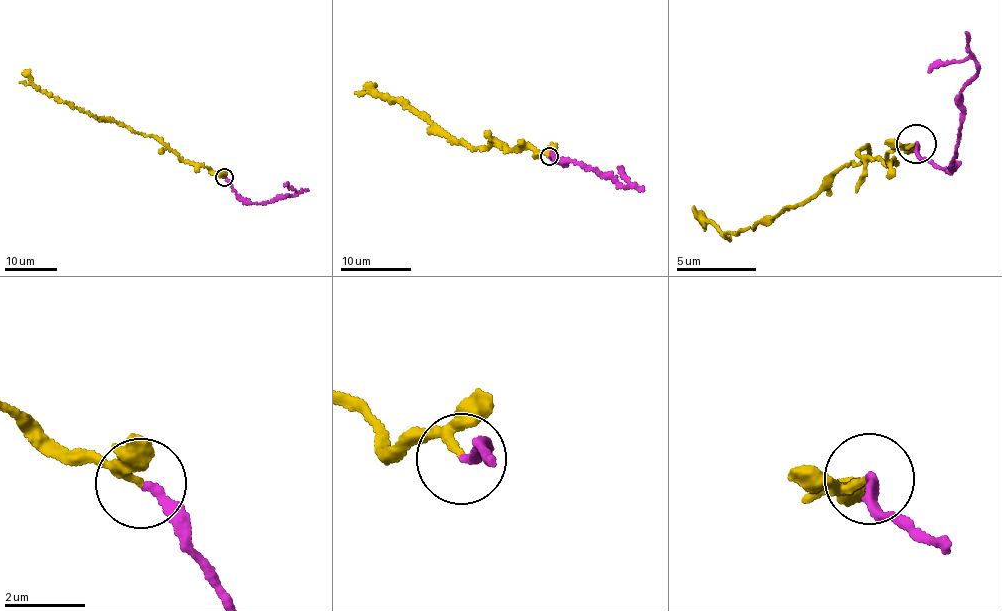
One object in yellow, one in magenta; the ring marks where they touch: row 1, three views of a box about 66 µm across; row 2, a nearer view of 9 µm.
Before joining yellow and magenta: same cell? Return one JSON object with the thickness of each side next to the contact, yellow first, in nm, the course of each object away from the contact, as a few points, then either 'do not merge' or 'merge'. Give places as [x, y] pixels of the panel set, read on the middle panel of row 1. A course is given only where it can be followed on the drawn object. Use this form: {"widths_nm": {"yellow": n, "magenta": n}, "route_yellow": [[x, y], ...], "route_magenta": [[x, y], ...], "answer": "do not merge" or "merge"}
{"widths_nm": {"yellow": 130, "magenta": 180}, "route_yellow": [[549, 157], [528, 146], [508, 150], [493, 141], [485, 148], [471, 149], [397, 99], [390, 101], [370, 86]], "route_magenta": [[549, 157], [551, 154], [559, 161], [594, 168], [627, 186], [628, 178], [619, 167]], "answer": "merge"}

